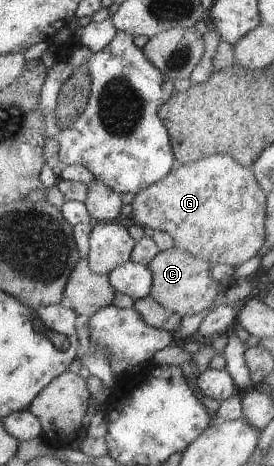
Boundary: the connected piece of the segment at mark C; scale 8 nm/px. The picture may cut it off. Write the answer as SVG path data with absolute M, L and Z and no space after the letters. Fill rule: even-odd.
M176 247L160 251L147 265L152 273L152 284L148 295L167 313L179 314L182 318L209 309L220 292L220 284L210 276L213 265L202 257L179 251Z

